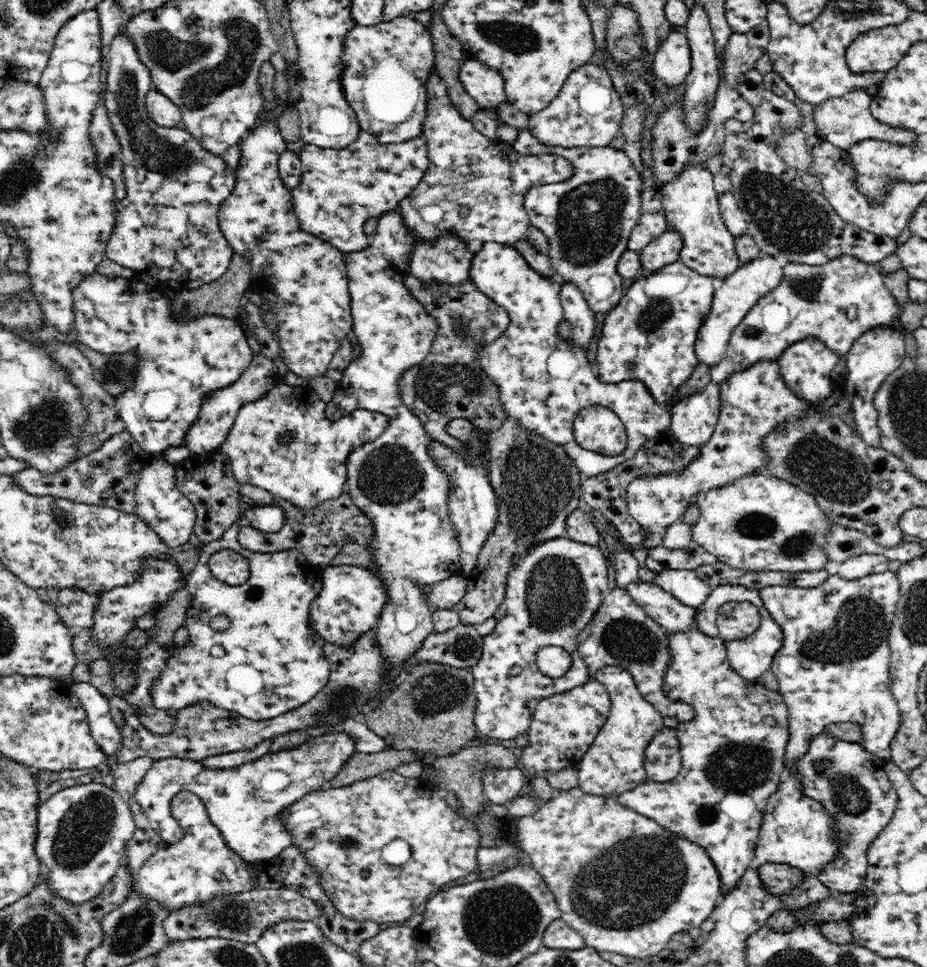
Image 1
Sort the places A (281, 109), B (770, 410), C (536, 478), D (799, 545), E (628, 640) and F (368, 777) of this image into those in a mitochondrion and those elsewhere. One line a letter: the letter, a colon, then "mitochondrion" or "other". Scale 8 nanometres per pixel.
A: other
B: other
C: mitochondrion
D: mitochondrion
E: mitochondrion
F: other

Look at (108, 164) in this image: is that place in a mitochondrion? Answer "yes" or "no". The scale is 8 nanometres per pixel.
yes

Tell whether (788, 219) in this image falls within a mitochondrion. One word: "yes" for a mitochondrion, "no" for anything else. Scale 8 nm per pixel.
yes

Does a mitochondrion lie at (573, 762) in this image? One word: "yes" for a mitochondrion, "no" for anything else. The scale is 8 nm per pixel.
no

